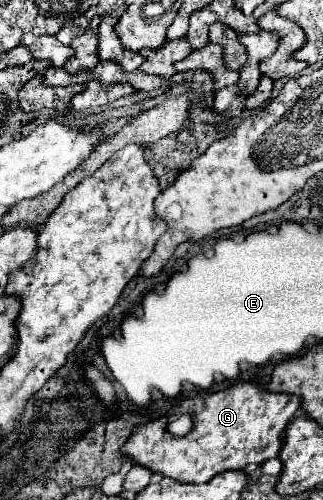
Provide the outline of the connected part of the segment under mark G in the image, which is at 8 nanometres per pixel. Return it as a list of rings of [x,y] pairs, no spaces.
[[[236,383],[224,391],[198,395],[182,403],[182,413],[192,417],[188,435],[170,435],[166,417],[160,417],[136,429],[126,441],[124,453],[164,477],[174,477],[182,483],[206,483],[218,473],[230,469],[246,471],[276,457],[282,449],[282,433],[300,405],[302,397],[298,395],[272,393],[260,389],[258,383]]]

